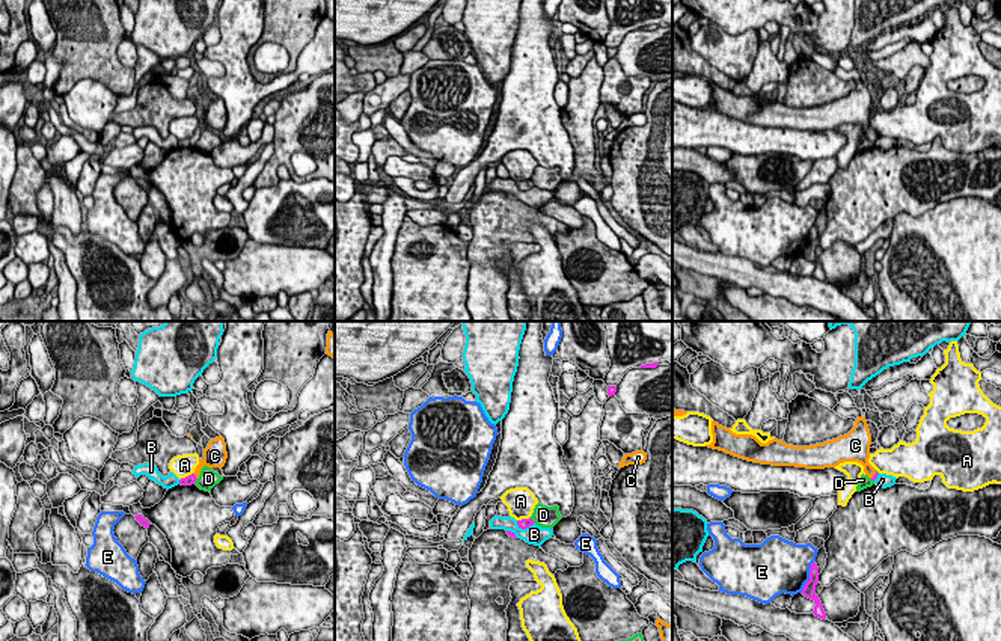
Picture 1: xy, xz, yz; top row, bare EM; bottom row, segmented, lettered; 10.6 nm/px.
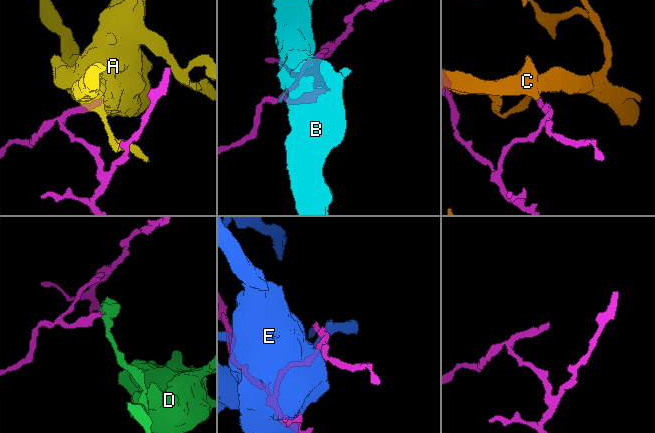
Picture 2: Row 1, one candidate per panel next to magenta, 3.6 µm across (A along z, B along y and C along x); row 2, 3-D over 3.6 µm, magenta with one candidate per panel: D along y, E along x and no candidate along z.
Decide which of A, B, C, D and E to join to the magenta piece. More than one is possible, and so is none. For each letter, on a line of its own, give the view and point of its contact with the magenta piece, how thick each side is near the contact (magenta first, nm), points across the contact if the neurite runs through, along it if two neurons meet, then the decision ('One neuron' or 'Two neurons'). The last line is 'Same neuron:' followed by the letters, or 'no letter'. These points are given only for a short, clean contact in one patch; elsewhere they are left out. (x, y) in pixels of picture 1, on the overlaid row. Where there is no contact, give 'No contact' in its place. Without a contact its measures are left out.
A: Touches magenta at xy (186, 477). Thickness 100 nm (magenta) against 240 nm. Boundary: xy (192, 472), (180, 480). Two neurons
B: Touches magenta at xz (525, 528). Thickness 120 nm (magenta) against 200 nm. Boundary: xz (516, 521), (522, 528), (528, 528), (534, 522). Two neurons
C: Touches magenta at xy (195, 475). Thickness 100 nm (magenta) against 190 nm. One neuron
D: Touches magenta at xy (195, 481). Thickness 100 nm (magenta) against 200 nm. Boundary: xy (198, 478), (193, 483). Two neurons
E: Touches magenta at yz (810, 576). Thickness 130 nm (magenta) against 480 nm. Two neurons
Same neuron: C

